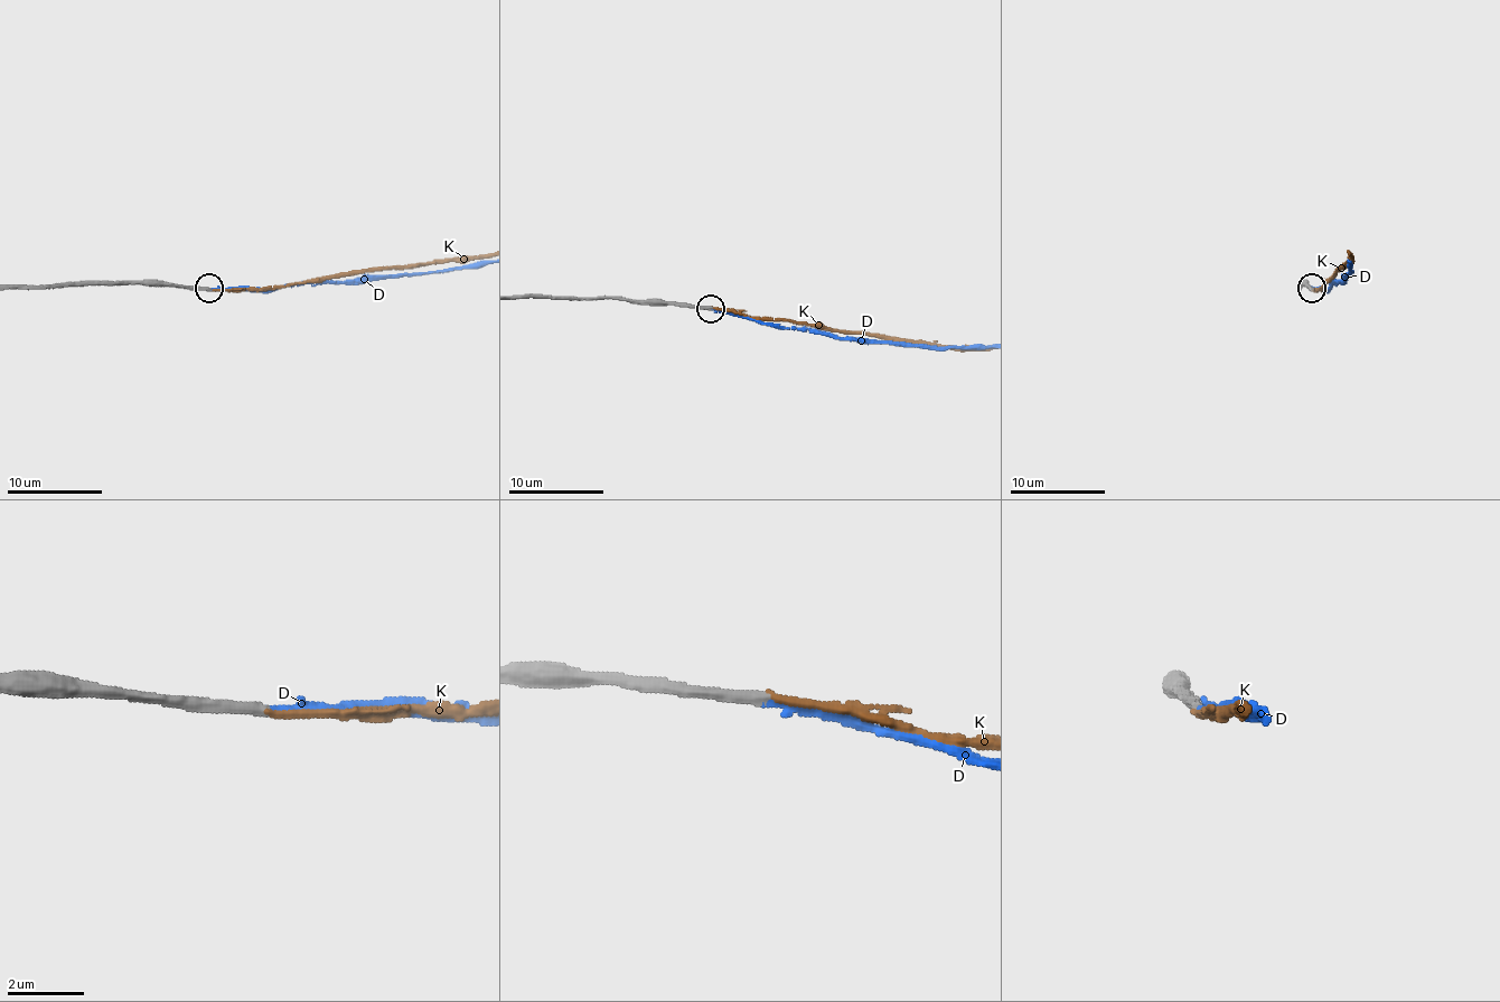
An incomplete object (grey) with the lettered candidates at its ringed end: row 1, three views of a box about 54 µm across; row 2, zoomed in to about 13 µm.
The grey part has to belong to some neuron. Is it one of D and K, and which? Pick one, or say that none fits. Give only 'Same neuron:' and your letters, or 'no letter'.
Same neuron: D

